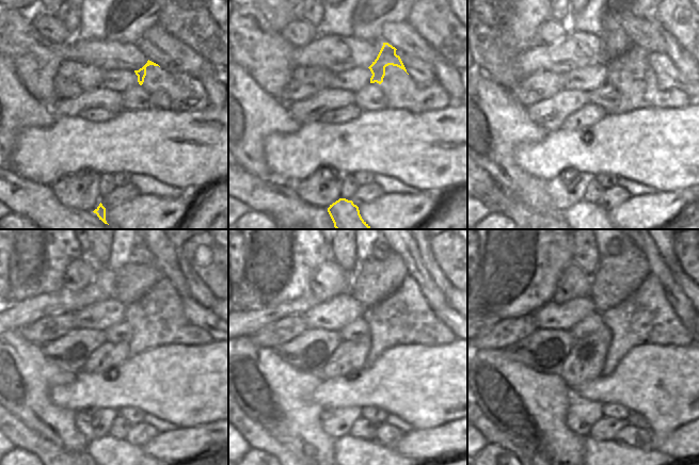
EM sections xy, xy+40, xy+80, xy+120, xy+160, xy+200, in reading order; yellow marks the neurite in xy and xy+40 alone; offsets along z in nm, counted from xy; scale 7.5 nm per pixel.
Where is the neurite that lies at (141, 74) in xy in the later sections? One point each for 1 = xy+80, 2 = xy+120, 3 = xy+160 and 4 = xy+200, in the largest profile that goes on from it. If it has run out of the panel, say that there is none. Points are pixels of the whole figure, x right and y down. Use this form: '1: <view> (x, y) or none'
1: xy+80 (635, 57)
2: xy+120 (163, 294)
3: xy+160 (408, 297)
4: xy+200 (650, 295)

